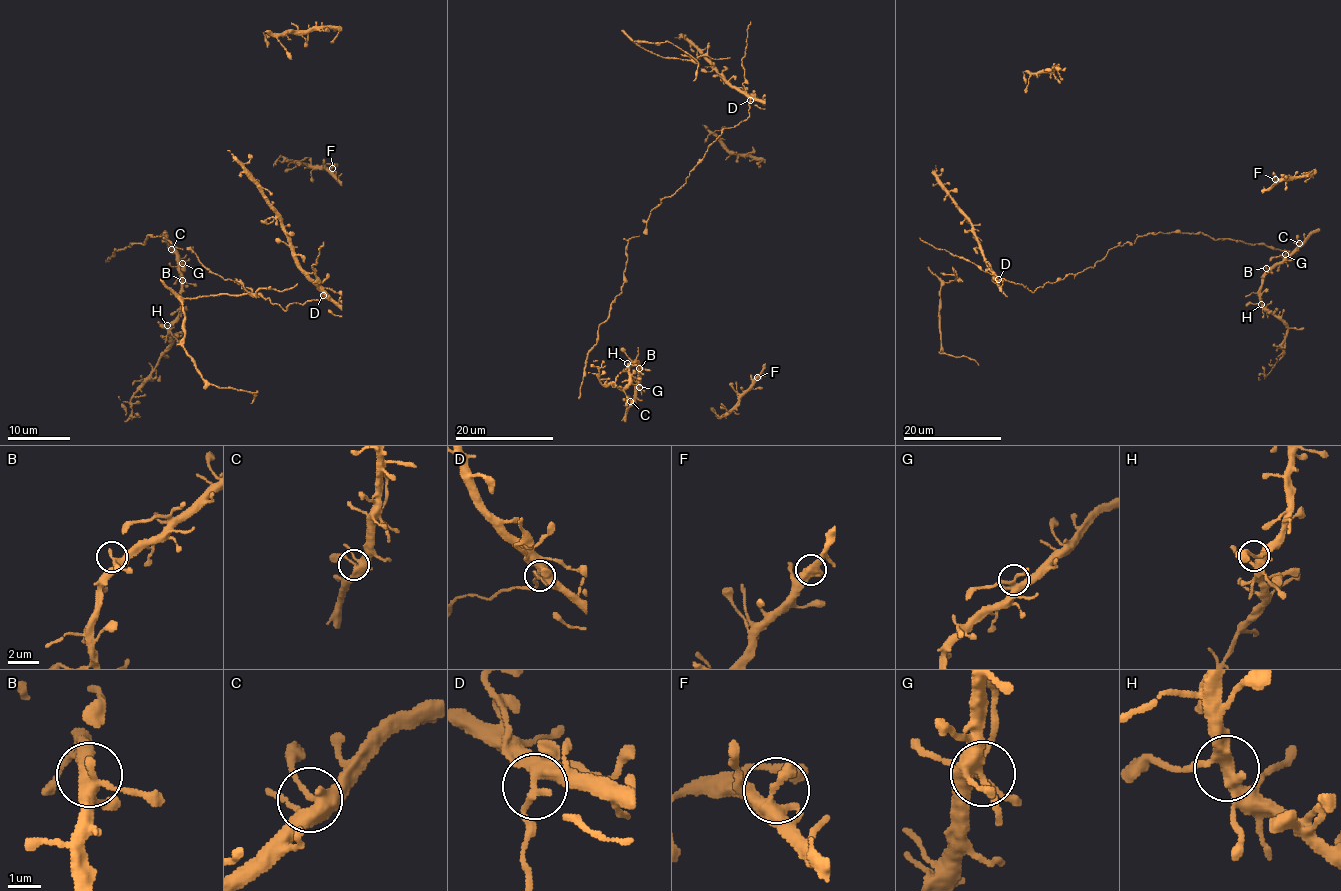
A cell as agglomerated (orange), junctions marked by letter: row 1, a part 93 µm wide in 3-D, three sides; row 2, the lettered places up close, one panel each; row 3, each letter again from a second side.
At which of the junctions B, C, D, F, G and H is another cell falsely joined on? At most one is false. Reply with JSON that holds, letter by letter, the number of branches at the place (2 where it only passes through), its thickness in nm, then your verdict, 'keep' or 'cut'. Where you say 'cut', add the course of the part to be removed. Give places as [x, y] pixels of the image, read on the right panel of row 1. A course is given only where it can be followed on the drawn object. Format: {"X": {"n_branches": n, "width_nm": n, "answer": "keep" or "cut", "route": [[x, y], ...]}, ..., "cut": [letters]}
{"B": {"n_branches": 4, "width_nm": 280, "answer": "keep"}, "C": {"n_branches": 4, "width_nm": 340, "answer": "keep"}, "D": {"n_branches": 4, "width_nm": 320, "answer": "cut"}, "F": {"n_branches": 2, "width_nm": 360, "answer": "keep"}, "G": {"n_branches": 5, "width_nm": 280, "answer": "keep"}, "H": {"n_branches": 4, "width_nm": 320, "answer": "keep"}, "cut": ["D"]}

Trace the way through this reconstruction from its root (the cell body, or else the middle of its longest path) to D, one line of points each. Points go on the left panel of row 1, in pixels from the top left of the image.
D: (229, 279), (269, 299), (283, 310), (294, 302), (319, 300), (322, 294)

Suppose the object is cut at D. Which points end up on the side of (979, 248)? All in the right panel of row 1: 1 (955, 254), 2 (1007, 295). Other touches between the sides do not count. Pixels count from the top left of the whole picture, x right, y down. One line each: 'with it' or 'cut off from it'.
1: cut off from it
2: with it

